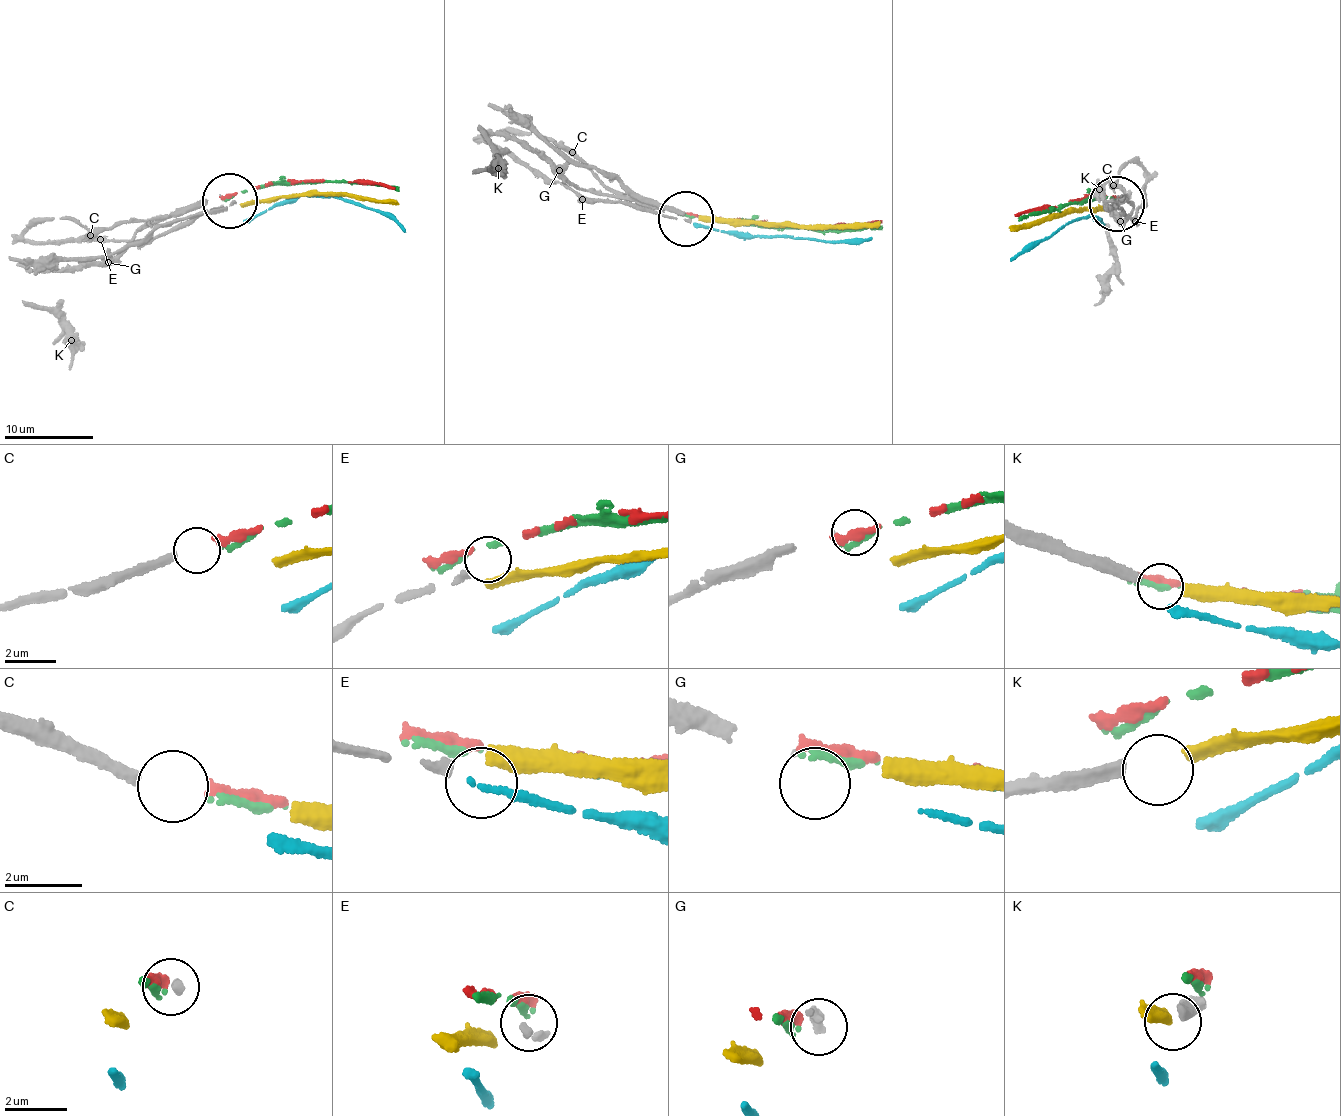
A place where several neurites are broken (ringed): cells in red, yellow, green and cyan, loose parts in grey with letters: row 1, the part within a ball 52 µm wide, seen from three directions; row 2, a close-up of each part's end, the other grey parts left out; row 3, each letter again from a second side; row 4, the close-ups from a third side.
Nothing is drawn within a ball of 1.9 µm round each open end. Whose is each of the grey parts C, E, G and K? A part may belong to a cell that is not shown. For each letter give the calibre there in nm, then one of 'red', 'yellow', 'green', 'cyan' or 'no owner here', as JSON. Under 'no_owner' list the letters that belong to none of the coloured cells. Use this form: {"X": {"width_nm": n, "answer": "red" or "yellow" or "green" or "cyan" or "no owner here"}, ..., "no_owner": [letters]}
{"C": {"width_nm": 300, "answer": "red"}, "E": {"width_nm": 240, "answer": "no owner here"}, "G": {"width_nm": 70, "answer": "no owner here"}, "K": {"width_nm": 320, "answer": "yellow"}, "no_owner": ["E", "G"]}

